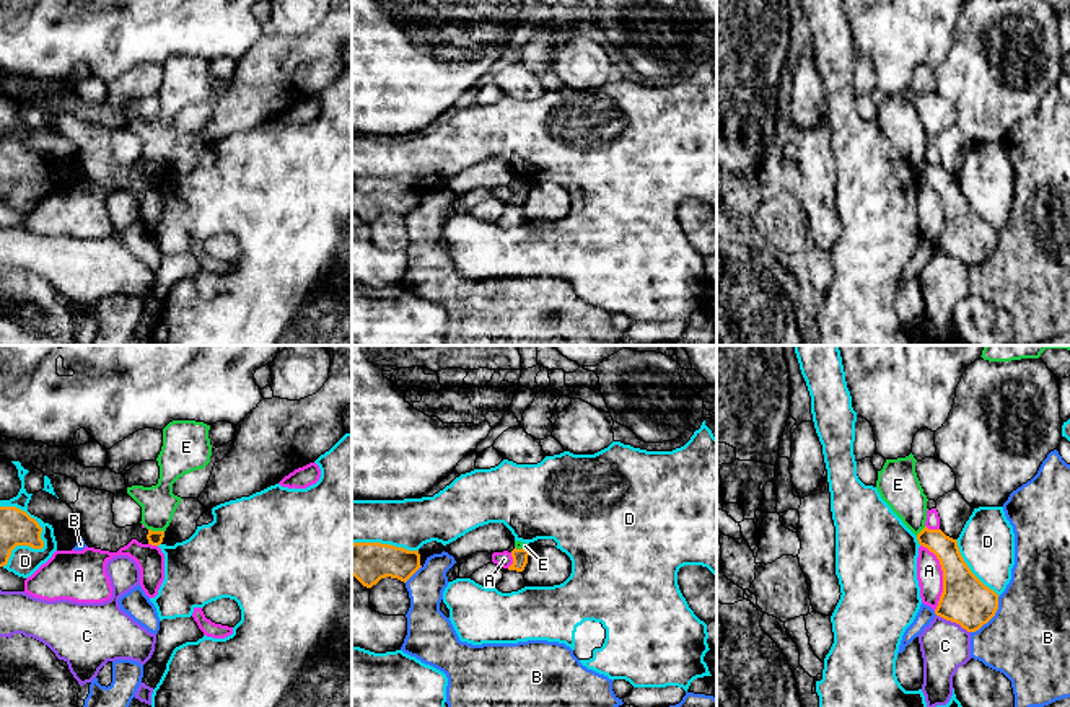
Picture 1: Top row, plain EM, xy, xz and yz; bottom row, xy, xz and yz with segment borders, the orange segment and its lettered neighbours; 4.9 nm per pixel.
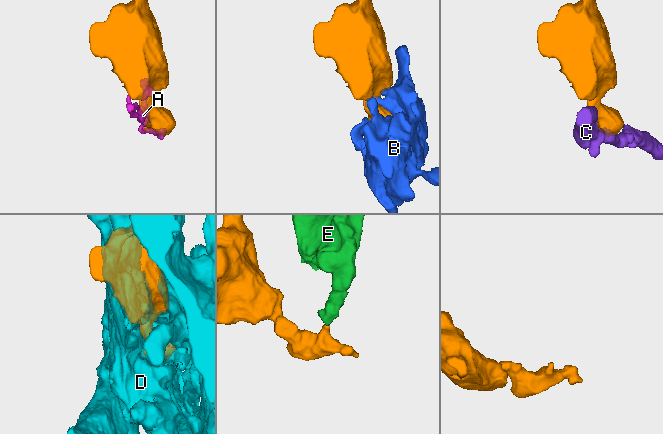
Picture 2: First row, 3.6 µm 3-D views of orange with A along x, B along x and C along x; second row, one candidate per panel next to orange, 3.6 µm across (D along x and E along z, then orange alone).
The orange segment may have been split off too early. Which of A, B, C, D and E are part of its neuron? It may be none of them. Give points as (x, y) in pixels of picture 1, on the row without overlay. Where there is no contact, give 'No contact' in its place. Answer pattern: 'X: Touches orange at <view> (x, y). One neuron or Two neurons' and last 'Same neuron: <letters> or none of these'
A: Touches orange at yz (943, 210). Two neurons
B: Touches orange at yz (991, 253). Two neurons
C: Touches orange at yz (953, 256). Two neurons
D: Touches orange at xy (41, 183). Two neurons
E: Touches orange at xy (157, 166). Two neurons
Same neuron: none of these

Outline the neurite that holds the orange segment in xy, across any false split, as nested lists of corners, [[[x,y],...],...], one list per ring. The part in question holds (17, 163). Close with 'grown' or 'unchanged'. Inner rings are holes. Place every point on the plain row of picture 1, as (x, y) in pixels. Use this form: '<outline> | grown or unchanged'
[[[0,142],[0,202],[8,199],[16,181],[42,184],[42,163],[26,147],[16,142]]] | unchanged

